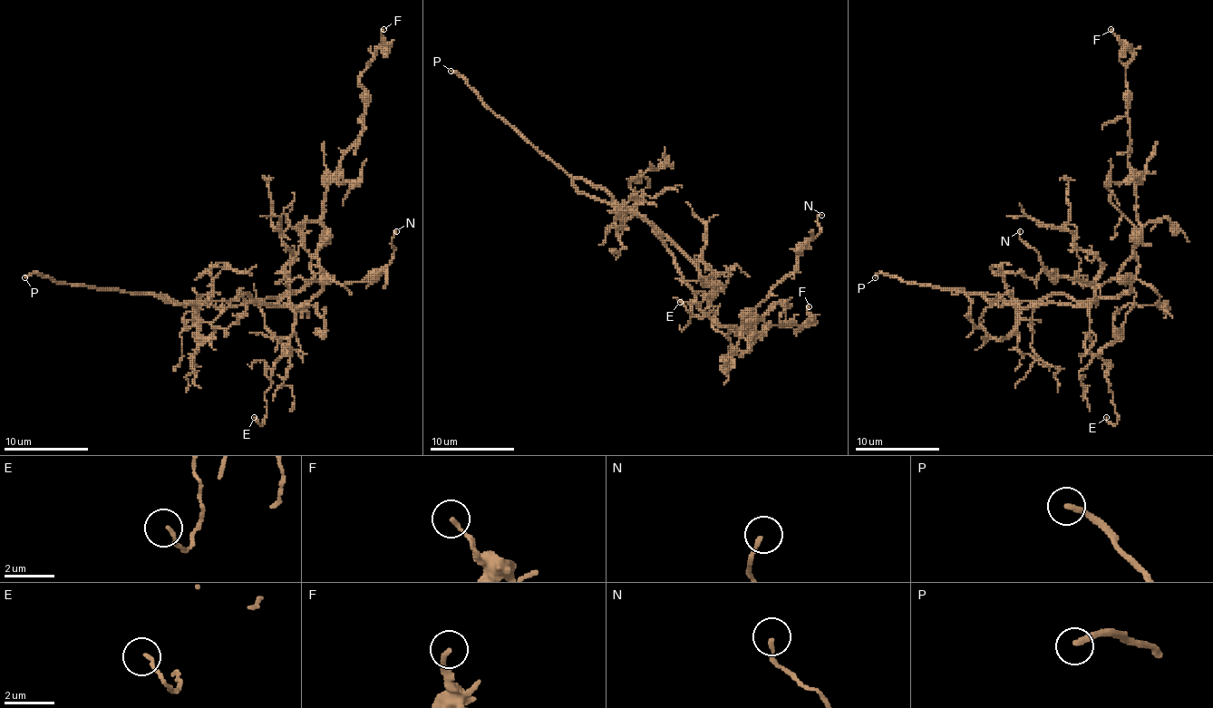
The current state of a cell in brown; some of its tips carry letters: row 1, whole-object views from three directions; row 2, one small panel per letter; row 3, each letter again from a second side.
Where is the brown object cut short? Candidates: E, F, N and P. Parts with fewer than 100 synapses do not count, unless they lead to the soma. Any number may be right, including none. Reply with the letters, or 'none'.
P

